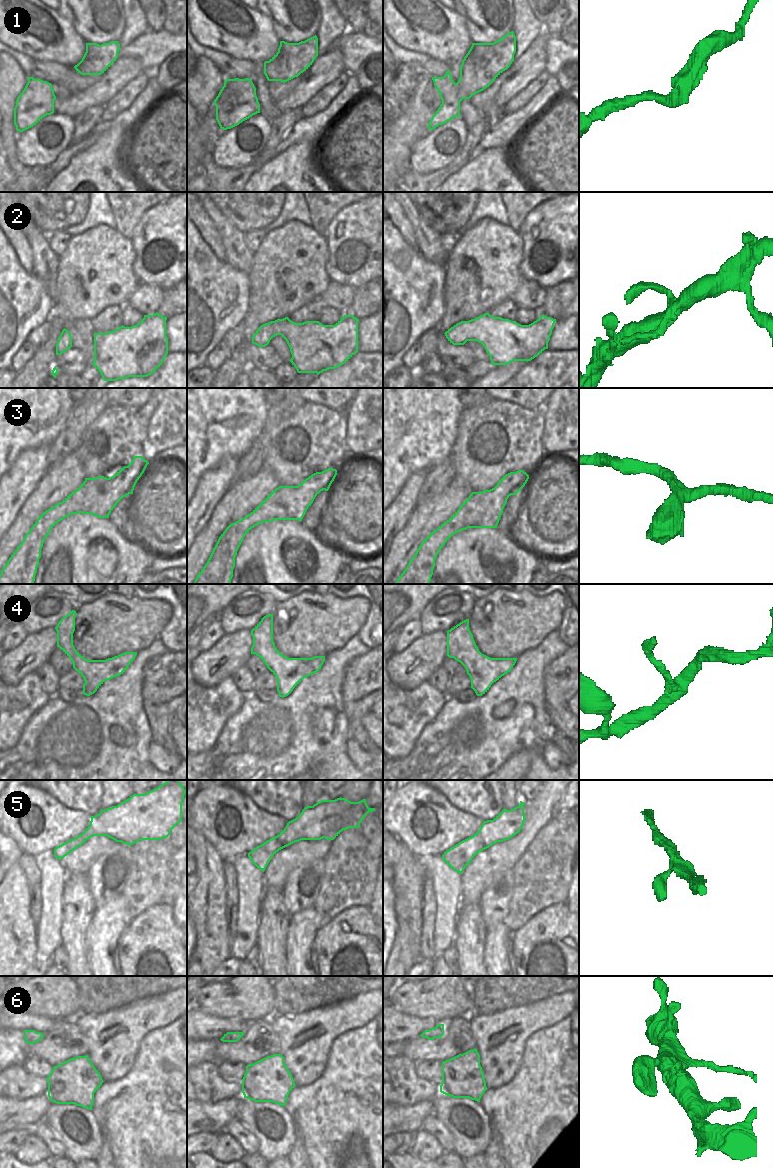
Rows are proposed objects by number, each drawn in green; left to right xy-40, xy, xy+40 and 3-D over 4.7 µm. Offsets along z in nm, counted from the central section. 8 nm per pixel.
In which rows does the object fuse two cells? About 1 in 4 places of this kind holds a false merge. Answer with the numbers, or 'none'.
none

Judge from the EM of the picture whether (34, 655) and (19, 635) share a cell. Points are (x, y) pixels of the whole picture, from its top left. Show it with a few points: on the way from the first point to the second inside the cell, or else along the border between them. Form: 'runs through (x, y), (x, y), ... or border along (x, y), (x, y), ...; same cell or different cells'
border along (27, 634), (10, 650); different cells

